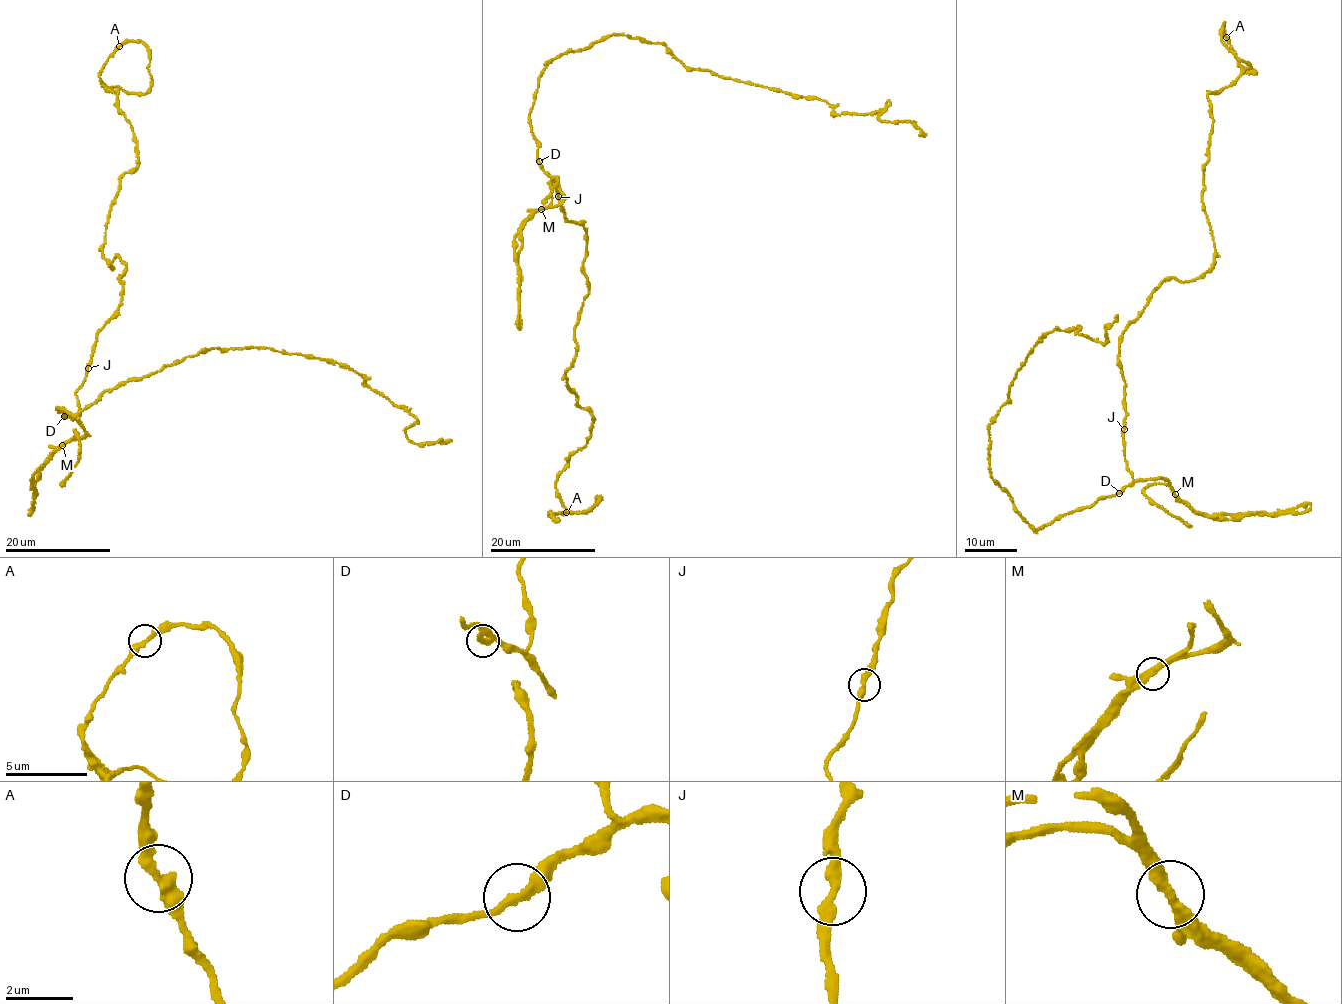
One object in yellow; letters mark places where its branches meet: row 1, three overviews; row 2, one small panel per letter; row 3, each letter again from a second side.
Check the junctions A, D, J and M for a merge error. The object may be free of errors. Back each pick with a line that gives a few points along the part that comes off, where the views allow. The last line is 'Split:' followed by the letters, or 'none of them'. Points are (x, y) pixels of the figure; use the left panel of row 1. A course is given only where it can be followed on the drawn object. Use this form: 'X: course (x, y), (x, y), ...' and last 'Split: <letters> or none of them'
Split: none of them

